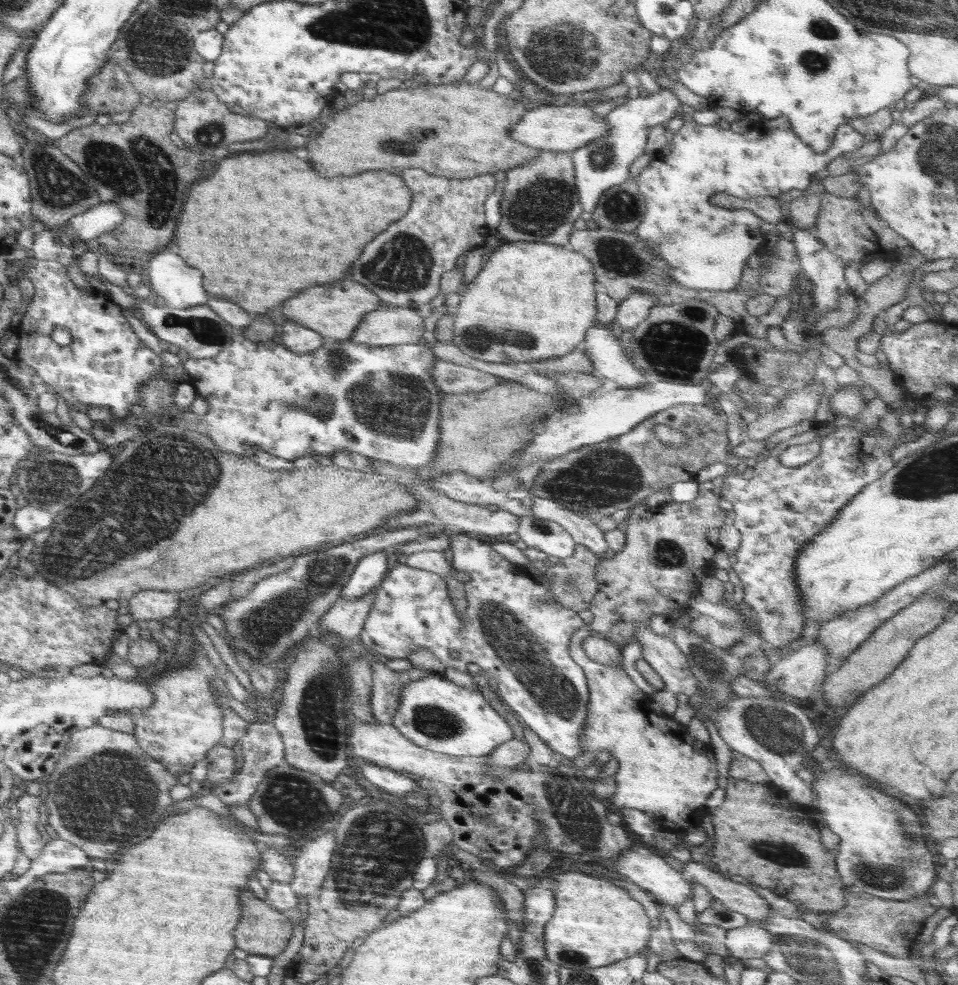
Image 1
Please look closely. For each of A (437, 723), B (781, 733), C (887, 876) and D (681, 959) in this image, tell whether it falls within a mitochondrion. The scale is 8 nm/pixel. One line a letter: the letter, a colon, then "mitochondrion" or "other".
A: mitochondrion
B: mitochondrion
C: mitochondrion
D: other

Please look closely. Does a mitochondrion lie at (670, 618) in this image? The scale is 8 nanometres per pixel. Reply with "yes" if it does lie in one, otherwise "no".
no

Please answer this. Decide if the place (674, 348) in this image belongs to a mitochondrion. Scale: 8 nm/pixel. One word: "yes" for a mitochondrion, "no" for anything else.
yes

